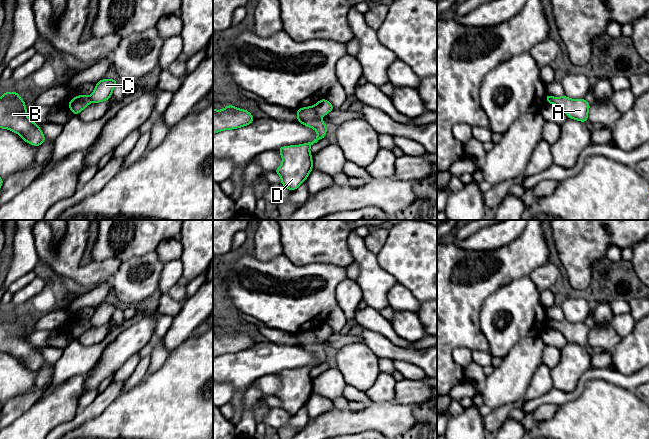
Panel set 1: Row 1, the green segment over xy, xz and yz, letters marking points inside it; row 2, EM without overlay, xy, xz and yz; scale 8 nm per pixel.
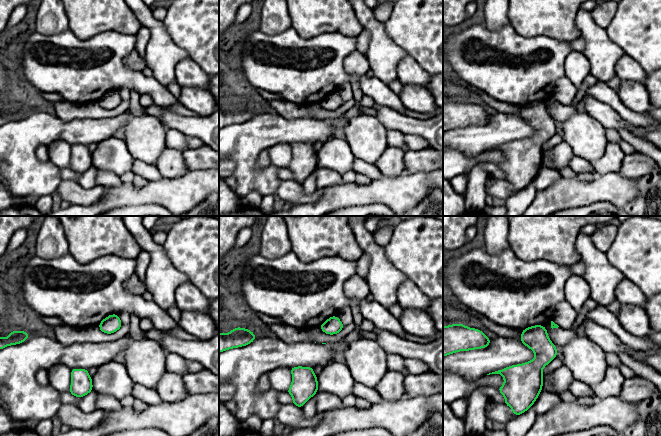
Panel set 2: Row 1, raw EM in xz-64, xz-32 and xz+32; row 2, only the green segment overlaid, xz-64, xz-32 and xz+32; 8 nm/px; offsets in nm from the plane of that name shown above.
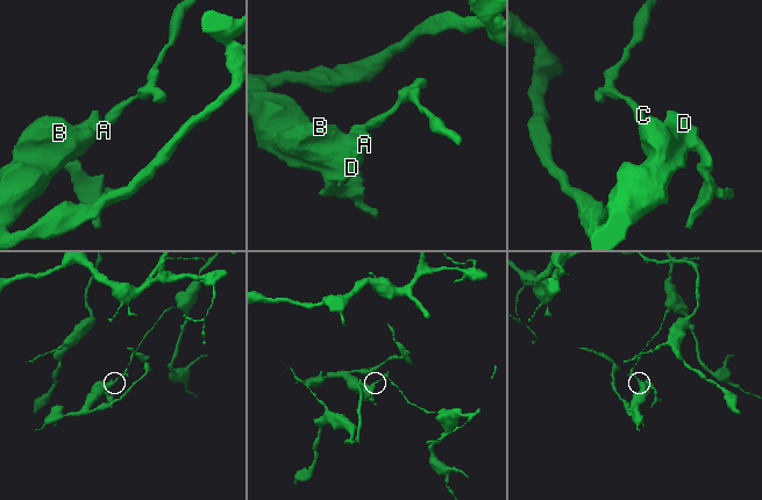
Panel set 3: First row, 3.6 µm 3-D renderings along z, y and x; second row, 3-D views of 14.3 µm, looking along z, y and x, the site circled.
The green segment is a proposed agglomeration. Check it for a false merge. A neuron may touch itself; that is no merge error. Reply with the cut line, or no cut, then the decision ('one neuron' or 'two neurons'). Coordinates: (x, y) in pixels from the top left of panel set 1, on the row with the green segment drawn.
cut in xz along (313, 106), (318, 117); two neurons

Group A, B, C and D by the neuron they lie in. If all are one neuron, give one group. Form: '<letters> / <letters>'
A B D / C

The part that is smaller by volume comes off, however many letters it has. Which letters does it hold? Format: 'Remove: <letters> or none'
Remove: A, B, D

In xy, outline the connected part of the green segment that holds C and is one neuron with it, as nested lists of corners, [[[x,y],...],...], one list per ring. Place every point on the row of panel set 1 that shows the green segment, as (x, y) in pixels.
[[[101,79],[95,84],[95,89],[90,95],[92,102],[100,103],[110,99],[117,84],[115,79]]]

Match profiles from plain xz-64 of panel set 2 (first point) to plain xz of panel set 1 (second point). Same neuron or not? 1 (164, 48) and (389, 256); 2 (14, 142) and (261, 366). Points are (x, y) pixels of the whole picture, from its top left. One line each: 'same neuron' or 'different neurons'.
1: different neurons
2: same neuron

